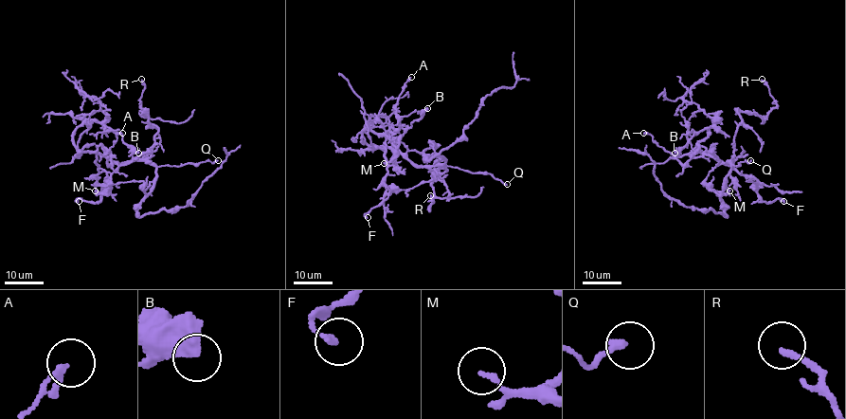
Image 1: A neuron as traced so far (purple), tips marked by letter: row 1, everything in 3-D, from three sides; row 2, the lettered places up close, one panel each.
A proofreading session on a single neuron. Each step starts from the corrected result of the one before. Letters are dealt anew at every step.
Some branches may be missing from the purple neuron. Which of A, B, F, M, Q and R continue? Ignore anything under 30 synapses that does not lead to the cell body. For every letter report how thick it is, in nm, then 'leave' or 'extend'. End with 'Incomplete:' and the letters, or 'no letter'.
A: calibre 240 nm; leave
B: calibre 550 nm; leave
F: calibre 240 nm; leave
M: calibre 110 nm; leave
Q: calibre 220 nm; leave
R: calibre 170 nm; leave
Incomplete: no letter

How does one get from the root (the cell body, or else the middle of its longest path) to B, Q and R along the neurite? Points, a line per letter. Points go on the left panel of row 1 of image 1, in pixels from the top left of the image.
B: (149, 161), (115, 162), (97, 152), (83, 152), (73, 142), (73, 132), (88, 119), (98, 119), (138, 153)
Q: (149, 161), (160, 167), (218, 160)
R: (149, 161), (157, 129), (143, 111), (144, 116), (140, 107), (139, 99), (144, 89), (141, 79)

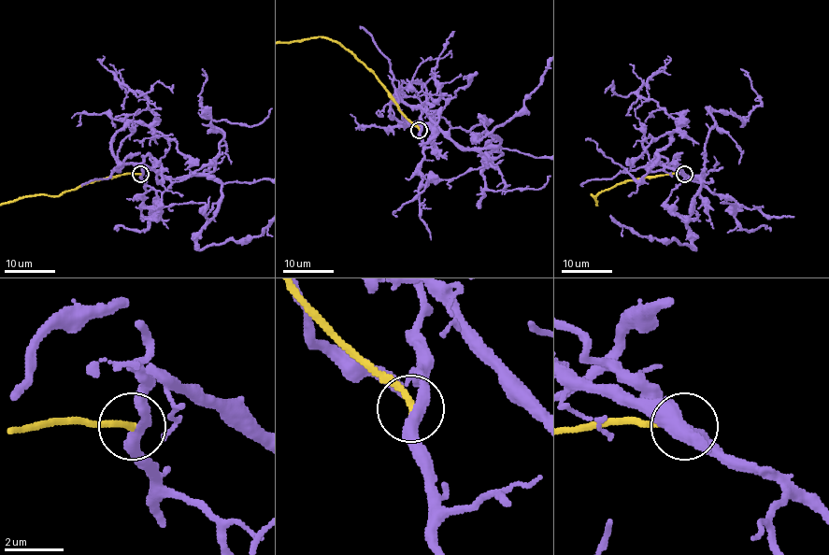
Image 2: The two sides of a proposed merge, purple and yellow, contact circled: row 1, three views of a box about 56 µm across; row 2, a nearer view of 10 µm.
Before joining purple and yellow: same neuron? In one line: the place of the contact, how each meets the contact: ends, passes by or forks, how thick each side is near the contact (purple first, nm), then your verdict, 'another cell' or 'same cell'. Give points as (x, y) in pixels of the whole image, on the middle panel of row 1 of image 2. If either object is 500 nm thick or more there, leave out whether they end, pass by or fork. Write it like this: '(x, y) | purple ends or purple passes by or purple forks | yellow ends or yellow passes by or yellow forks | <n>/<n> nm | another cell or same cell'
(419, 130) | purple passes by | yellow ends | 360/220 nm | another cell

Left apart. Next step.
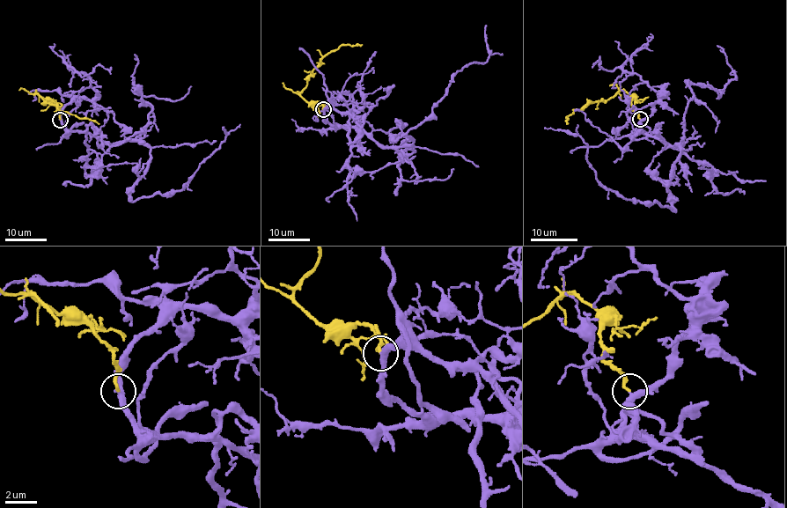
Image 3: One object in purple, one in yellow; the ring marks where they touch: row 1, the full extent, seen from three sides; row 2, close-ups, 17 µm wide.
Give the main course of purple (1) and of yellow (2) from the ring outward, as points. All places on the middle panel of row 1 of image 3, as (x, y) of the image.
1: (323, 109), (347, 113), (386, 147), (412, 144), (393, 137), (431, 114), (458, 71), (487, 61), (486, 25)
2: (323, 109), (322, 103), (308, 102), (300, 95), (306, 85), (308, 77), (327, 55), (341, 45), (362, 44)

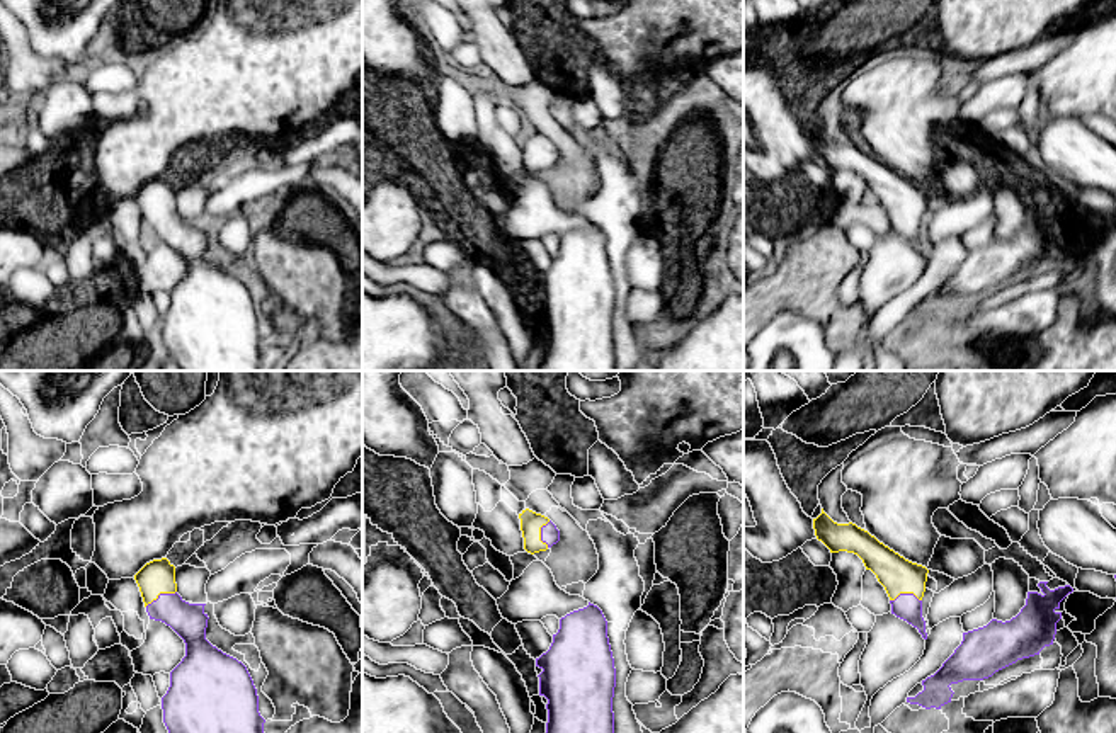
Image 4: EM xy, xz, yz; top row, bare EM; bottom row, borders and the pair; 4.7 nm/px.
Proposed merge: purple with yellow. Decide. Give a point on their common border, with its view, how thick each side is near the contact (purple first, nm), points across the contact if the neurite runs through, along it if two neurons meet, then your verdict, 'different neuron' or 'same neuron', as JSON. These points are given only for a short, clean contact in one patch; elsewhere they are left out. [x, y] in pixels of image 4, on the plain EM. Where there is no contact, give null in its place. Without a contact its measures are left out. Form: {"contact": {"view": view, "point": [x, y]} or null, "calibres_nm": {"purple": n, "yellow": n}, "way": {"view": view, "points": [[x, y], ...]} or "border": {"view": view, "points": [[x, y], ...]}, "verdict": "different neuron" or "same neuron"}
{"contact": {"view": "xy", "point": [160, 213]}, "calibres_nm": {"purple": 160, "yellow": 160}, "way": {"view": "xy", "points": [[189, 240], [160, 213], [157, 196]]}, "verdict": "same neuron"}

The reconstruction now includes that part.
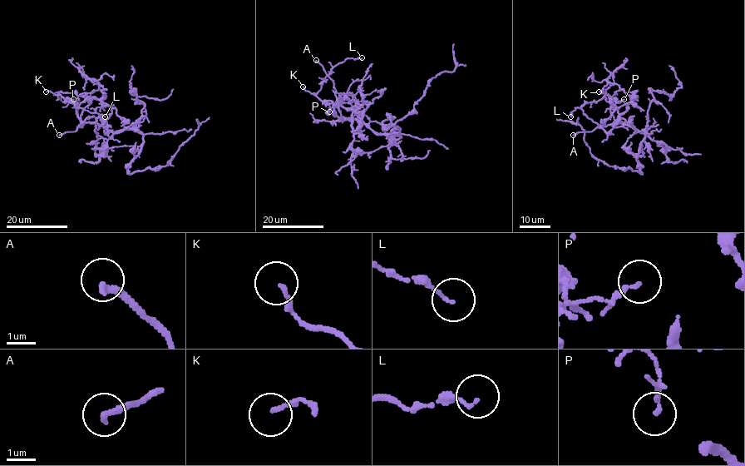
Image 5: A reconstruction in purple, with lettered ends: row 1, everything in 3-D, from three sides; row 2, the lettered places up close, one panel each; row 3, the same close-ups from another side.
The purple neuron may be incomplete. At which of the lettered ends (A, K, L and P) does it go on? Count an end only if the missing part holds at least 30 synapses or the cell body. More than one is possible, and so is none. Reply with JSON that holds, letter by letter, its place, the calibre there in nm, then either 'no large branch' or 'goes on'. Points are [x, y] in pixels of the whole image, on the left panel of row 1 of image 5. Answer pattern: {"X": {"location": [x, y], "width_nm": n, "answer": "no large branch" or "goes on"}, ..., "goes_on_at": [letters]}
{"A": {"location": [59, 135], "width_nm": 240, "answer": "goes on"}, "K": {"location": [46, 91], "width_nm": 140, "answer": "no large branch"}, "L": {"location": [105, 116], "width_nm": 90, "answer": "no large branch"}, "P": {"location": [73, 99], "width_nm": 140, "answer": "no large branch"}, "goes_on_at": ["A"]}

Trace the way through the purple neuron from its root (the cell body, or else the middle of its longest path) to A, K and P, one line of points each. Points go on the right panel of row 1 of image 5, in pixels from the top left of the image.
A: (646, 131), (637, 131), (623, 122), (613, 122), (573, 135)
K: (646, 131), (637, 131), (619, 122), (614, 99), (602, 91), (599, 91)
P: (646, 131), (637, 131), (618, 121), (619, 114), (614, 101), (624, 99)

